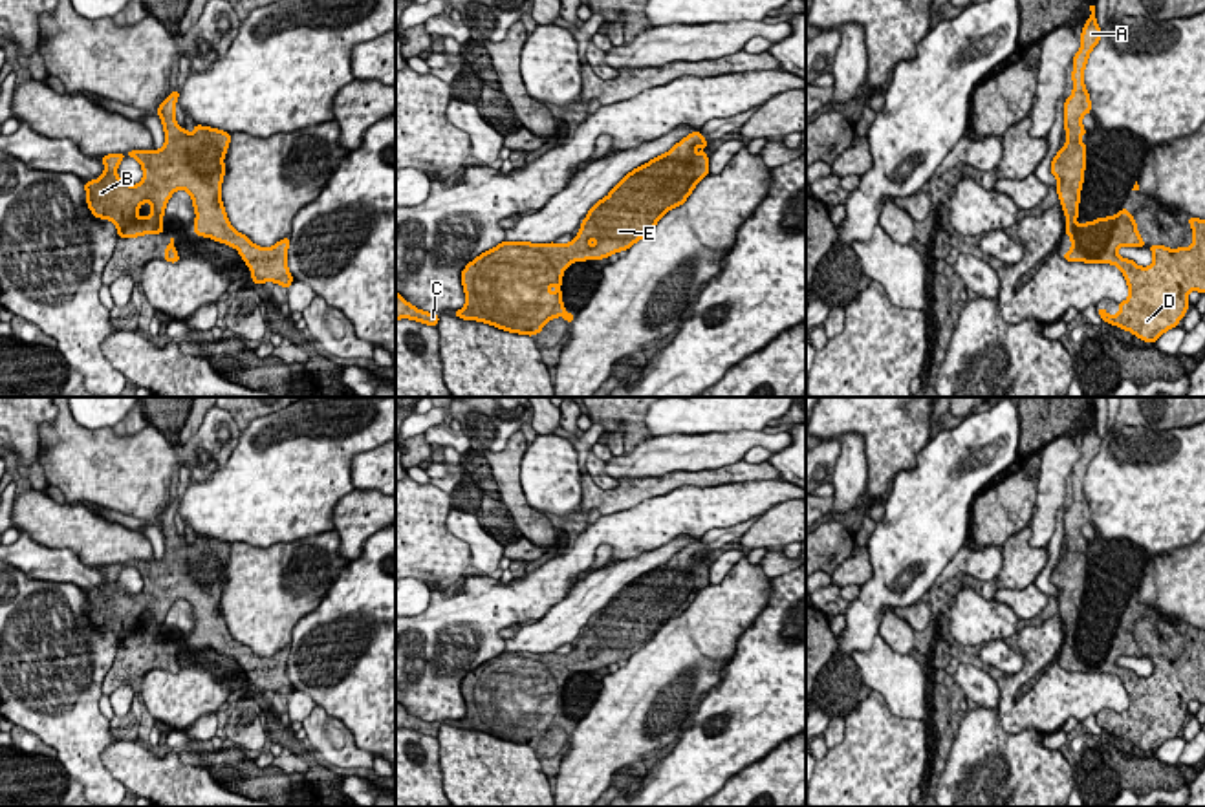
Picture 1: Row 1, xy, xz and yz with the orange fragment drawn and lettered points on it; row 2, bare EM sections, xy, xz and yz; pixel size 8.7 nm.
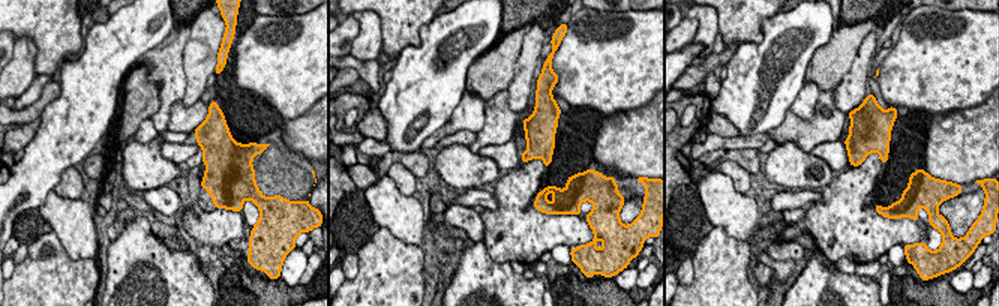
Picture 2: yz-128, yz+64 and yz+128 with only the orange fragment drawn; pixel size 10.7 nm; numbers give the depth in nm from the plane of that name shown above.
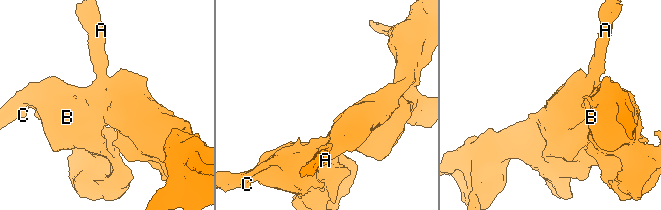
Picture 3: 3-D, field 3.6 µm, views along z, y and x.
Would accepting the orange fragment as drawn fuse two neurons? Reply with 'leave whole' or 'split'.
leave whole

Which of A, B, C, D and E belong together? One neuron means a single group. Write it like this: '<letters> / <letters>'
A B C D E

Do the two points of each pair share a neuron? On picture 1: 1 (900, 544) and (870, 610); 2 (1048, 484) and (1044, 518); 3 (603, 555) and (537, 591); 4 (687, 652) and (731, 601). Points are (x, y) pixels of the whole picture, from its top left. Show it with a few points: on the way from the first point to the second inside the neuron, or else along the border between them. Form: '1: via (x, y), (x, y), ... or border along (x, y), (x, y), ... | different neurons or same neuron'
1: via (900, 560), (900, 568), (883, 584), (879, 593) | same neuron
2: via (1048, 493), (1046, 509) | same neuron
3: border along (608, 544), (597, 548), (596, 560), (577, 579) | different neurons
4: via (700, 639), (722, 613) | same neuron

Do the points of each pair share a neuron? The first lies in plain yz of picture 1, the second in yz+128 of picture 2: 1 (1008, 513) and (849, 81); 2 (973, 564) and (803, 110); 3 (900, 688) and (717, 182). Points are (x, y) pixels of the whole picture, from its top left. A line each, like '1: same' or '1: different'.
1: different
2: same
3: same

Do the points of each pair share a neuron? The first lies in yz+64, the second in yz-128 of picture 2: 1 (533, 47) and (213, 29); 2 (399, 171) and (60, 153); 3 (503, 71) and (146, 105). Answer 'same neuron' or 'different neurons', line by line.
1: same neuron
2: different neurons
3: same neuron

